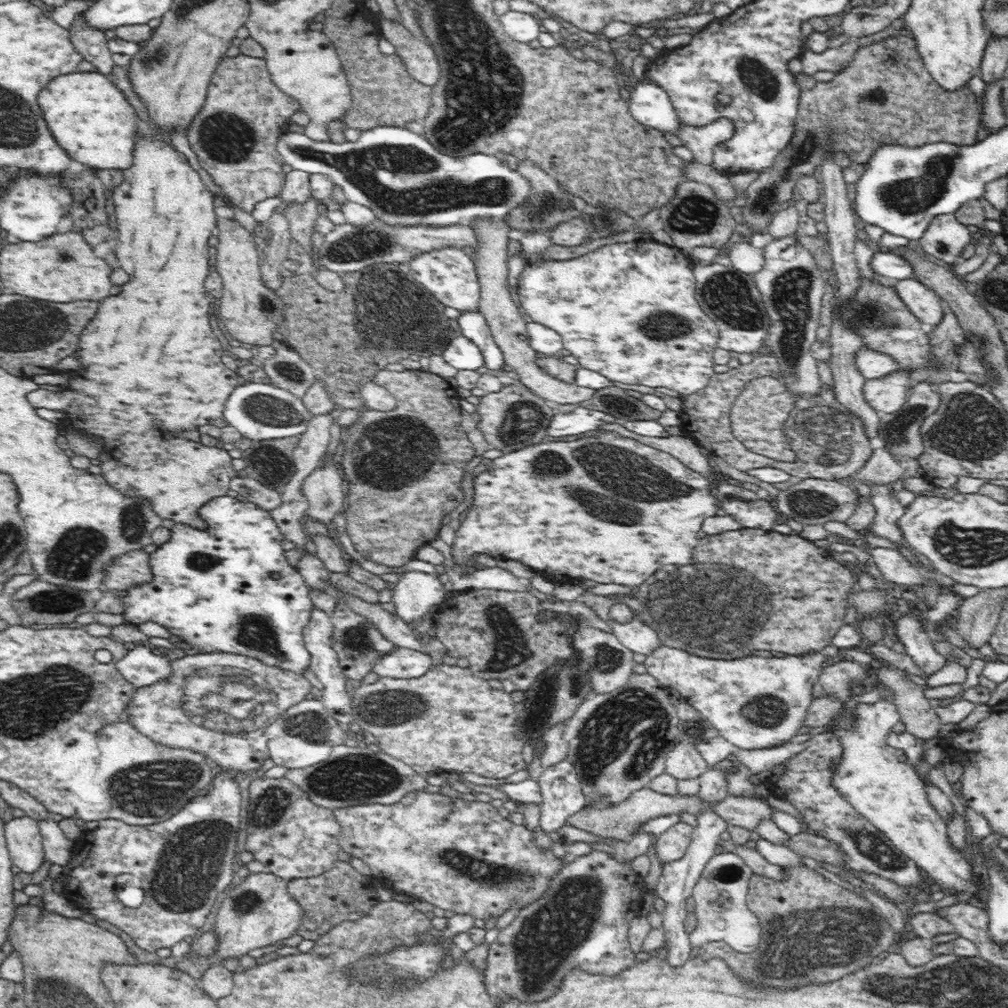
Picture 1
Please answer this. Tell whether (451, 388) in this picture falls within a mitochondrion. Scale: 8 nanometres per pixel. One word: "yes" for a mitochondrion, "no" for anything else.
no

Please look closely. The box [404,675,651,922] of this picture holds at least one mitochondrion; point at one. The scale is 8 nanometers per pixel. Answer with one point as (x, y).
(499, 877)

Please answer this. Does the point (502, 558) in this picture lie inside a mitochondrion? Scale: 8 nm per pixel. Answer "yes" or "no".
no

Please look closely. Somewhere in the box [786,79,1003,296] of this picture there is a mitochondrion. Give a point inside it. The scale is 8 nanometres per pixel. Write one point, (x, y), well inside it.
(909, 196)

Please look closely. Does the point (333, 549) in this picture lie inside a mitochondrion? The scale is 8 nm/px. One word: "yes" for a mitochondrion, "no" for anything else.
no

